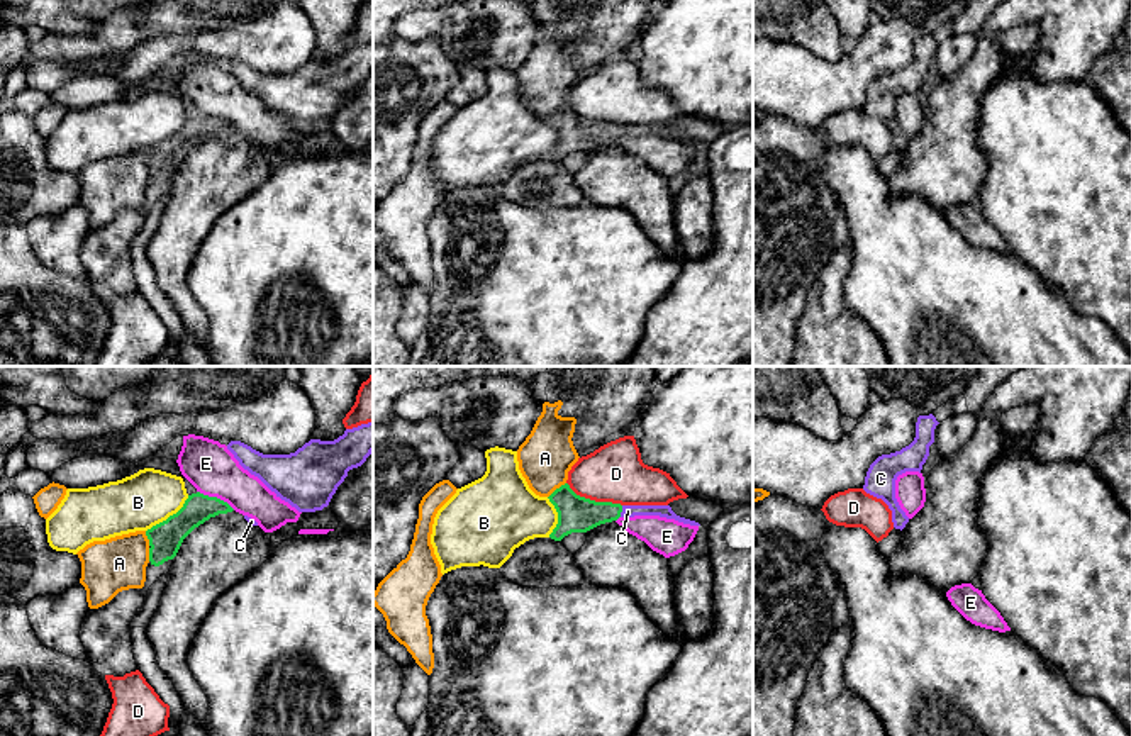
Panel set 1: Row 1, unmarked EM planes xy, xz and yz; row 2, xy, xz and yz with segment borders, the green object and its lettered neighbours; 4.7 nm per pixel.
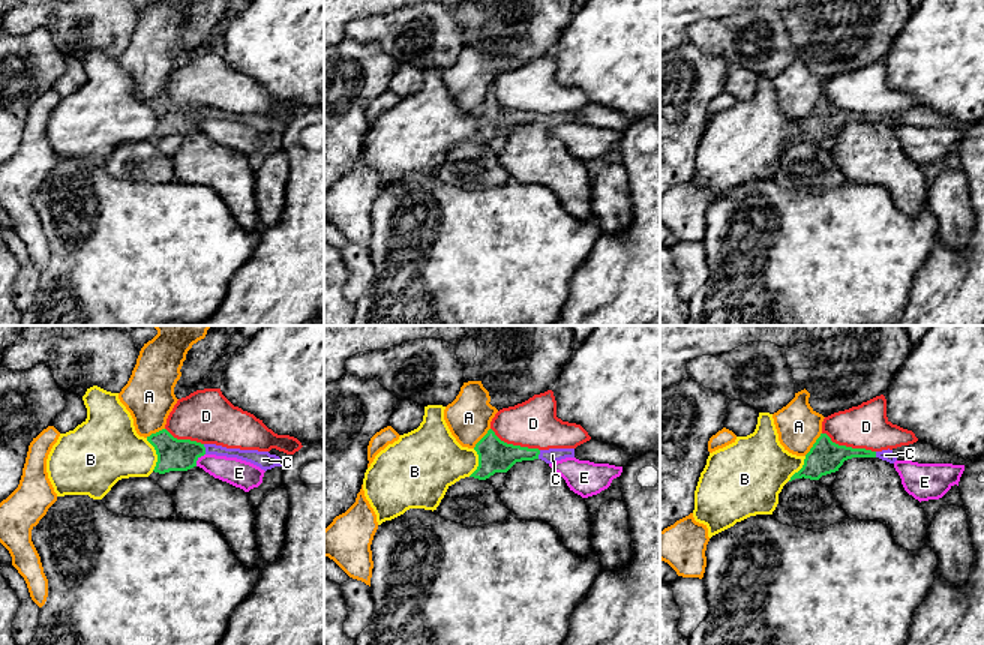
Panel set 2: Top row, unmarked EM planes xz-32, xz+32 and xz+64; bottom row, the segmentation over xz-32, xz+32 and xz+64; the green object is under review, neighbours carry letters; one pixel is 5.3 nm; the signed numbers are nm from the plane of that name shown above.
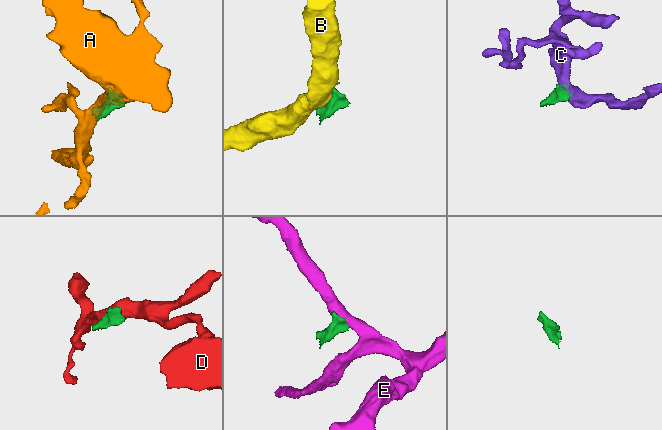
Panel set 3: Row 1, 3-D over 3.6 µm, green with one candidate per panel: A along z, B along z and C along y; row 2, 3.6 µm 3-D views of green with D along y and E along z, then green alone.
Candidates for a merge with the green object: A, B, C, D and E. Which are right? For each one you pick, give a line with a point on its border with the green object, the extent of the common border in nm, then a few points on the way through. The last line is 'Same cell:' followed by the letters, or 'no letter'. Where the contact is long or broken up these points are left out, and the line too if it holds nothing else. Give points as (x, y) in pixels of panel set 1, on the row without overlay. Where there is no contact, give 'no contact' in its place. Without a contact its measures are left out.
C: xz (621, 131) | 60 nm | across xz (575, 134), (621, 131), (628, 131)
Same cell: C

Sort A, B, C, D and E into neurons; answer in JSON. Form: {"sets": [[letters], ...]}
{"sets": [["A"], ["B"], ["C"], ["D"], ["E"]]}

